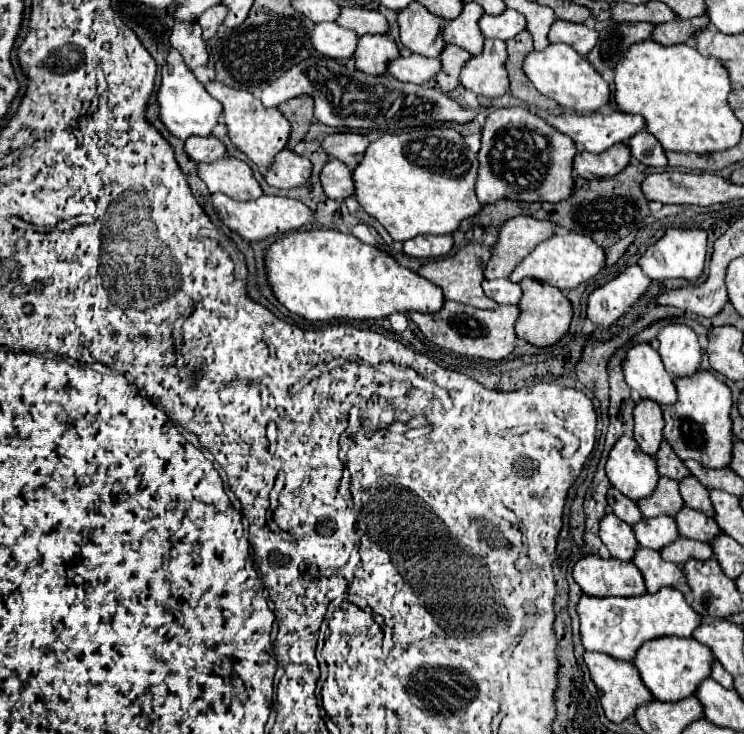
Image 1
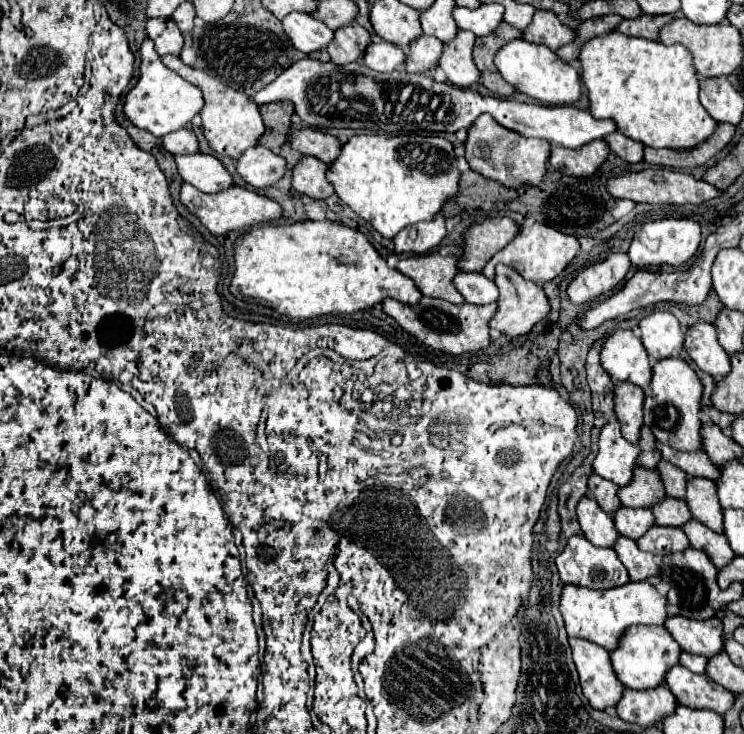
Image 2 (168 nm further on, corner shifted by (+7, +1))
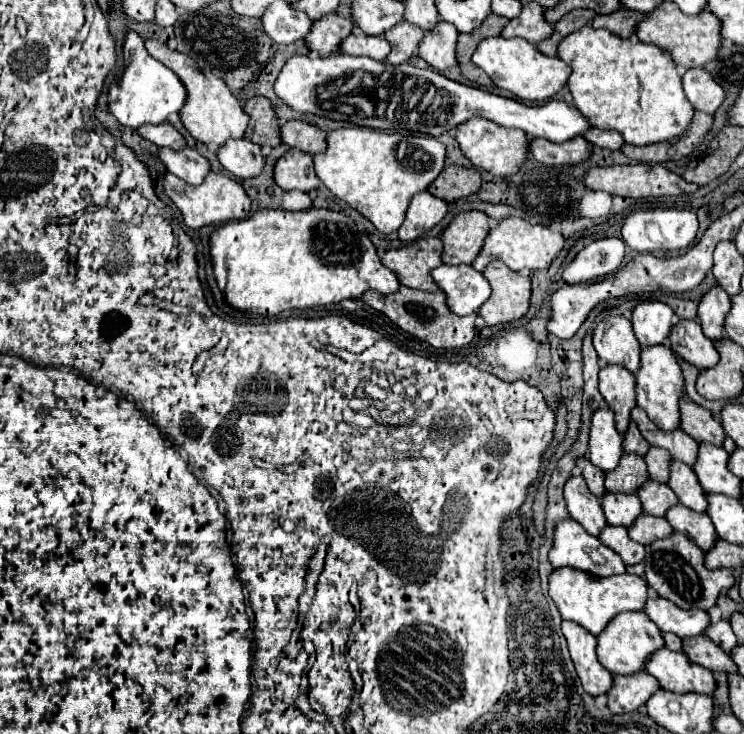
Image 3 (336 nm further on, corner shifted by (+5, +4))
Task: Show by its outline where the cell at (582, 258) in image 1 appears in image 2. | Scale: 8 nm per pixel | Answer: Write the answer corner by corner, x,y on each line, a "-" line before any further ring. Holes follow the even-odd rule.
534,224
530,228
522,228
520,234
486,264
482,274
486,278
494,280
496,264
506,264
506,266
514,268
518,274
522,274
526,280
544,284
544,282
554,280
560,272
564,272
574,262
578,250
580,250
580,242
578,242
576,236
564,234
564,232
554,230
550,226
544,226
544,224

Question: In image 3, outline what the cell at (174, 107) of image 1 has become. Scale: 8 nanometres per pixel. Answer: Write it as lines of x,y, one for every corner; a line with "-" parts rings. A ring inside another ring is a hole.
134,31
126,33
124,45
122,45
122,59
126,67
120,79
116,81
116,85
108,89
108,111
122,125
132,129
138,129
144,123
158,125
158,123
164,123
170,113
178,113
182,109
186,101
182,81
176,77
176,73
172,73
154,57
150,57
150,53
144,49
144,39
138,33

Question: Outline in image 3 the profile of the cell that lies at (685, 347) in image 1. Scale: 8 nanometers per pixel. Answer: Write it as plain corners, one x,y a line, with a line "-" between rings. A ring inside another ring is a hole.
640,301
632,309
634,335
642,347
660,345
666,341
672,329
674,311
662,301

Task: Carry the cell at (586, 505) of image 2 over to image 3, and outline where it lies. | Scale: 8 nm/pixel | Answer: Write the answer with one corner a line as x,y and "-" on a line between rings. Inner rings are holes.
572,475
564,483
564,501
570,517
578,521
590,535
598,535
606,527
606,517
600,509
600,499
596,499
588,491
586,481
580,475

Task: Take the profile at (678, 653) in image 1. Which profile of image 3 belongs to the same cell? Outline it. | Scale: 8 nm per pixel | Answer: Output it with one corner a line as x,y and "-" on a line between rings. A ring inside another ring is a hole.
618,613
608,625
604,627
604,633
600,633
596,645
598,661
610,671
610,673
620,673
620,675
632,675
636,671
644,671
646,659
664,647
664,639
660,635
660,629
652,625
646,613

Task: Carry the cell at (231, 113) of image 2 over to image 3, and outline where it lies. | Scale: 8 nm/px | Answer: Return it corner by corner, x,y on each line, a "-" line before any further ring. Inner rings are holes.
148,39
146,43
148,53
158,59
162,65
166,65
168,69
172,69
178,79
182,81
188,97
184,101
184,109
180,109
180,121
184,125
184,129
198,141
202,143
212,143
216,147
224,145
228,139
240,139
248,127
248,115
242,111
242,101
238,101
230,89
226,87
226,83
220,77
214,75
204,75
198,65
192,61
192,57
180,53
180,51
172,51
168,49
164,43
156,41
156,39

